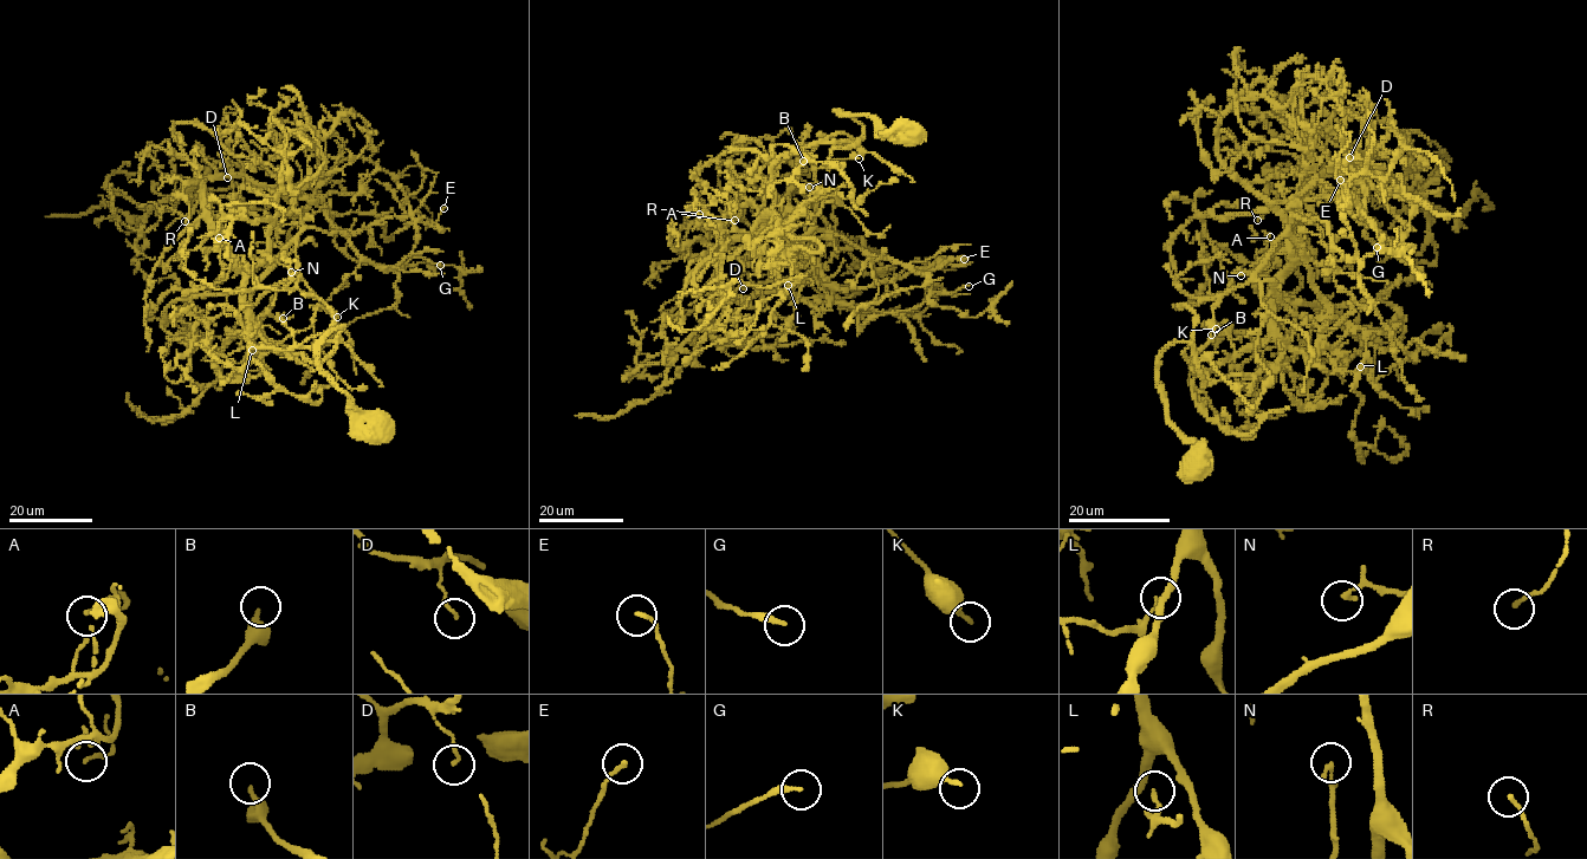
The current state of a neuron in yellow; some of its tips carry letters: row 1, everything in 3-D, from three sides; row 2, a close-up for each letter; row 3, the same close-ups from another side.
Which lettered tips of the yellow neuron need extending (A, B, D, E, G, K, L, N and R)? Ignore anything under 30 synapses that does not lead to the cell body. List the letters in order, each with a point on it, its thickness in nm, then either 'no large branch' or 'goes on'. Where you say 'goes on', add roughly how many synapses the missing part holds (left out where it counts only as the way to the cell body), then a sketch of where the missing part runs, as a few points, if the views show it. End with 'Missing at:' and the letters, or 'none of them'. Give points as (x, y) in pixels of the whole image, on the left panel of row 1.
A: at (219, 238); 130 nm thick; no large branch
B: at (283, 318); 320 nm thick; no large branch
D: at (227, 177); 100 nm thick; no large branch
E: at (444, 208); 130 nm thick; no large branch
G: at (440, 265); 220 nm thick; no large branch
K: at (337, 317); 200 nm thick; no large branch
L: at (252, 350); 110 nm thick; no large branch
N: at (291, 272); 130 nm thick; no large branch
R: at (185, 221); 160 nm thick; no large branch
Missing at: none of them

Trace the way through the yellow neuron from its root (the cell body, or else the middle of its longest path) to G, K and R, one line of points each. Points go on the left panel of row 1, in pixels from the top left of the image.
G: (379, 430), (318, 359), (344, 325), (317, 363), (277, 350), (246, 279), (306, 227), (384, 268), (440, 265)
K: (379, 430), (318, 359), (344, 325), (317, 363), (269, 345), (312, 324), (318, 299), (300, 278), (337, 317)
R: (379, 430), (318, 359), (319, 344), (344, 325), (317, 363), (271, 347), (199, 179), (183, 188), (185, 221)

